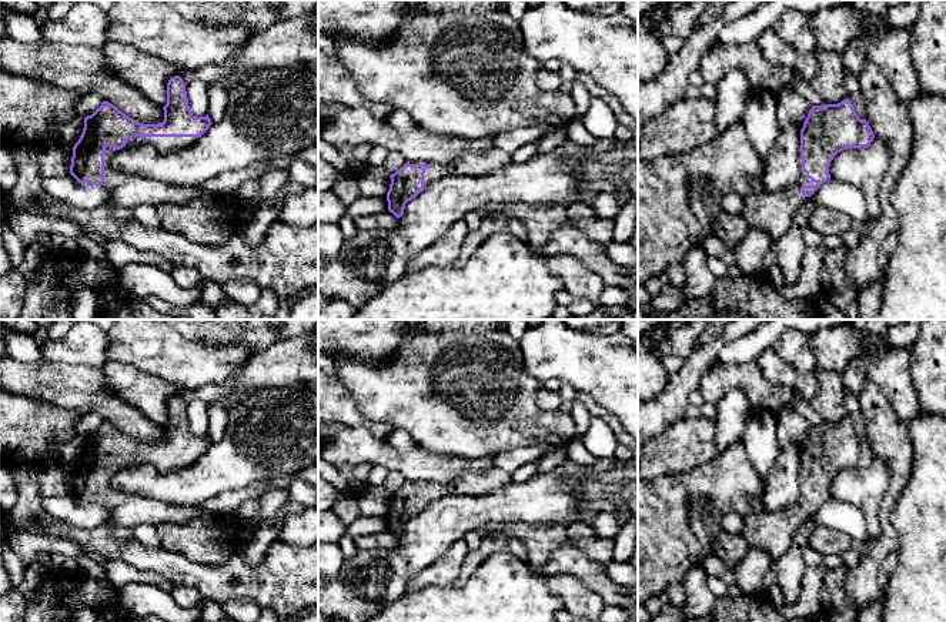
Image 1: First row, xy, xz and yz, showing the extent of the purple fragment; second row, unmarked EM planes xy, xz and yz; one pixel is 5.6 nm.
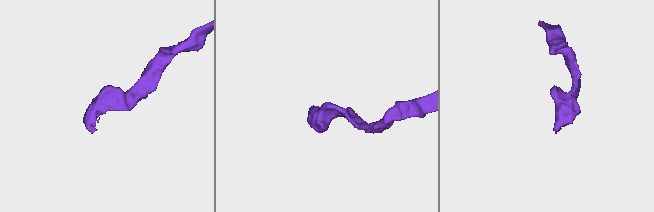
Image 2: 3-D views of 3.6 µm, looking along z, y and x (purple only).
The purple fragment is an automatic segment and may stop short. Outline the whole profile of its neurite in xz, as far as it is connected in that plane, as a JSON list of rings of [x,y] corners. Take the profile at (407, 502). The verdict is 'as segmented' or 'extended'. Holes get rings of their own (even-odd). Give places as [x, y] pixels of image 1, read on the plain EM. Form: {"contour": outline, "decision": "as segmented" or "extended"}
{"contour": [[[495,466],[484,472],[464,472],[445,486],[439,484],[407,482],[390,495],[388,531],[397,538],[402,536],[408,521],[444,496],[485,495],[511,482],[511,475]]], "decision": "extended"}

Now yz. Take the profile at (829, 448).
{"contour": [[[849,418],[838,424],[812,425],[800,449],[802,496],[798,502],[779,509],[751,514],[743,518],[741,534],[751,549],[763,551],[772,561],[783,555],[792,542],[795,531],[823,502],[830,498],[829,485],[835,475],[846,468],[868,466],[875,454],[866,439],[860,439]]], "decision": "extended"}

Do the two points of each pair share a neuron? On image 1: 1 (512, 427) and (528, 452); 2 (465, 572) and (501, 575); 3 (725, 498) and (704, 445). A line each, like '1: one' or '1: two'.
1: two
2: two
3: two

